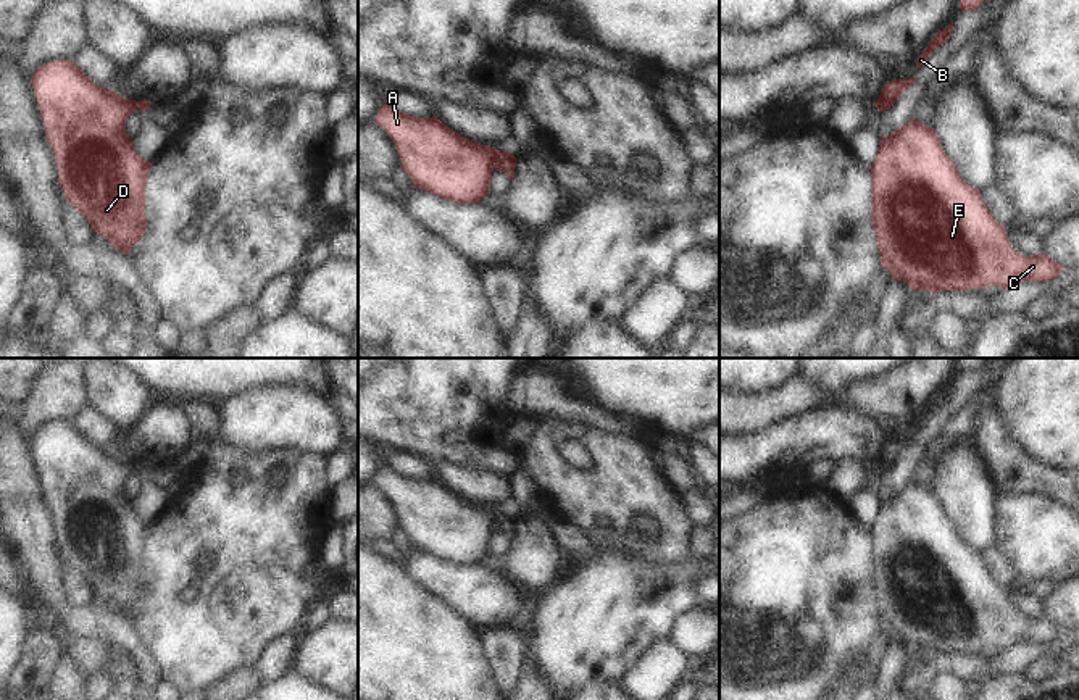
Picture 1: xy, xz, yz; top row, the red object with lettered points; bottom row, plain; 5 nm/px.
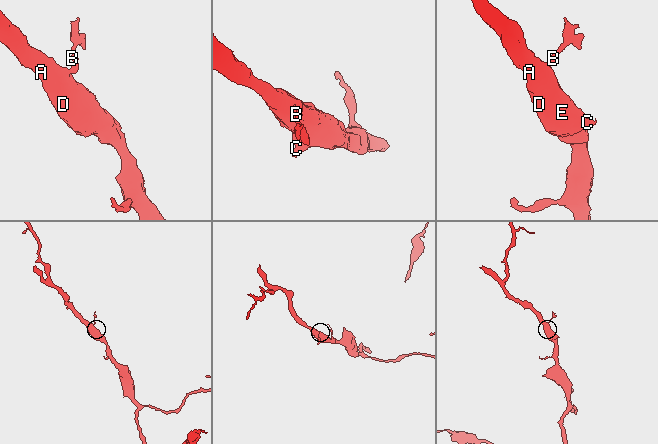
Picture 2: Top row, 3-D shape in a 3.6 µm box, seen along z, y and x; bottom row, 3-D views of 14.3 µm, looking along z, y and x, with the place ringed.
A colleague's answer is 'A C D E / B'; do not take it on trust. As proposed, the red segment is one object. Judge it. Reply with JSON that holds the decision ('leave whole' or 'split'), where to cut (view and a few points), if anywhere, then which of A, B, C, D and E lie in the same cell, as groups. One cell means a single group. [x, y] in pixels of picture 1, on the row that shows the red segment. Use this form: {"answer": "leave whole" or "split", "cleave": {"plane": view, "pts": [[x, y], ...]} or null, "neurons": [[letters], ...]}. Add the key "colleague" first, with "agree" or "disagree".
{"colleague": "agree", "answer": "split", "cleave": {"plane": "xz", "pts": [[499, 152], [494, 166]]}, "neurons": [["A", "C", "D", "E"], ["B"]]}

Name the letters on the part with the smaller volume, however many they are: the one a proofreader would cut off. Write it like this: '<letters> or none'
B

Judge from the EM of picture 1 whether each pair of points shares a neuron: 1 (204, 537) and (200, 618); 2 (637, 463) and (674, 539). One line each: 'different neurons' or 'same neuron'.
1: same neuron
2: same neuron

